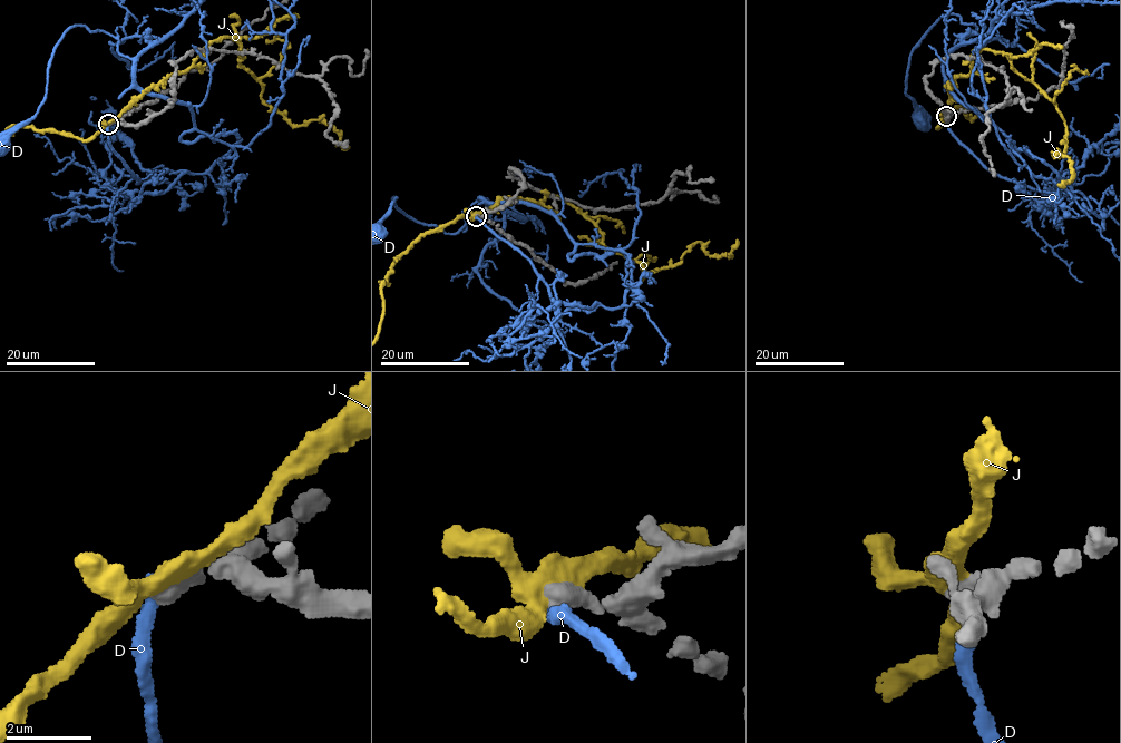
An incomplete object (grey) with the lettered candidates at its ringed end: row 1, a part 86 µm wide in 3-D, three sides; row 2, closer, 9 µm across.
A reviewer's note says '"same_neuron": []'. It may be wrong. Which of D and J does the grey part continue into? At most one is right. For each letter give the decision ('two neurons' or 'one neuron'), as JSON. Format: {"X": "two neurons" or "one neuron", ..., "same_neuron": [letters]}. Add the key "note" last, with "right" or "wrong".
{"D": "two neurons", "J": "two neurons", "same_neuron": [], "note": "right"}

